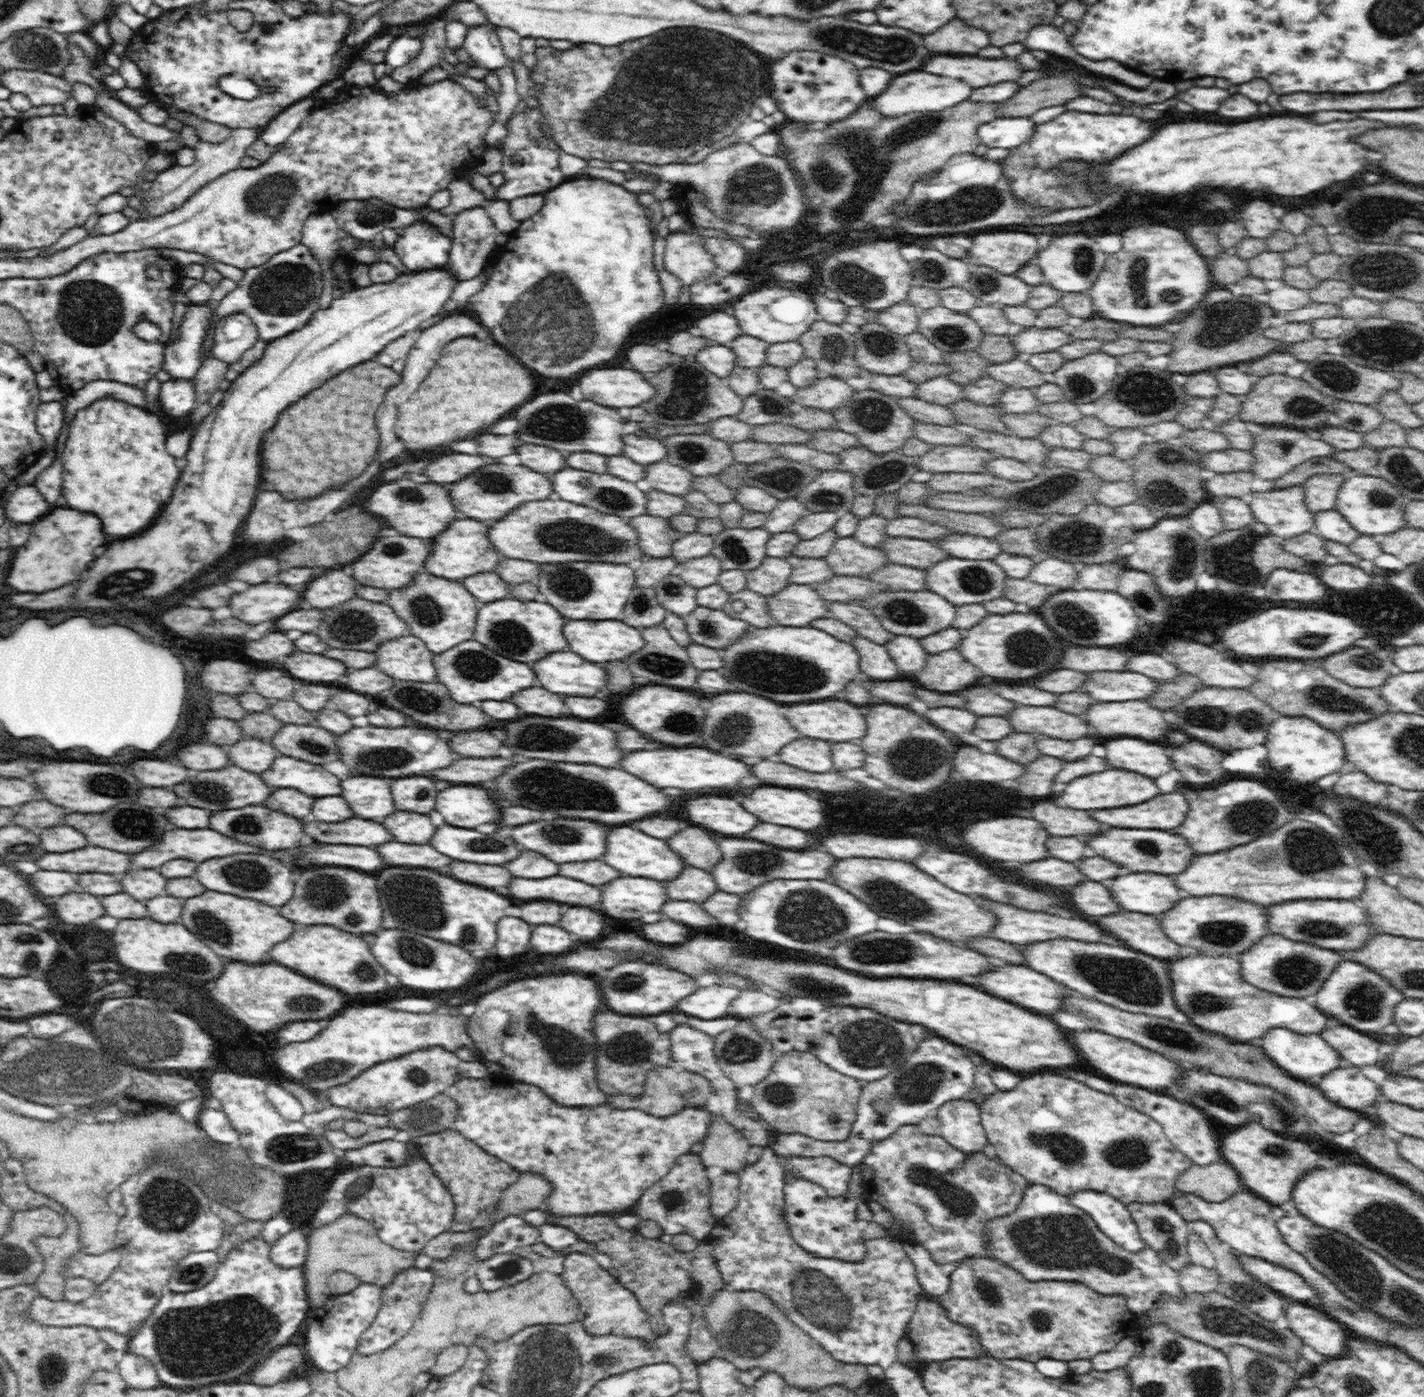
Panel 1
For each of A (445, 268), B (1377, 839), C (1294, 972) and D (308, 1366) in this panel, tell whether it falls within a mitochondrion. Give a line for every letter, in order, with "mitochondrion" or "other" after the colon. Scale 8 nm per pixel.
A: other
B: mitochondrion
C: mitochondrion
D: other

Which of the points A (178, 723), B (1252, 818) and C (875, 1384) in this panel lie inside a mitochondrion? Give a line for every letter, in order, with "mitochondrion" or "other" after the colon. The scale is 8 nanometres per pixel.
A: other
B: mitochondrion
C: other

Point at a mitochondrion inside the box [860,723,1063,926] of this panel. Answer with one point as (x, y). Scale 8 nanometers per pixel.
(914, 756)

